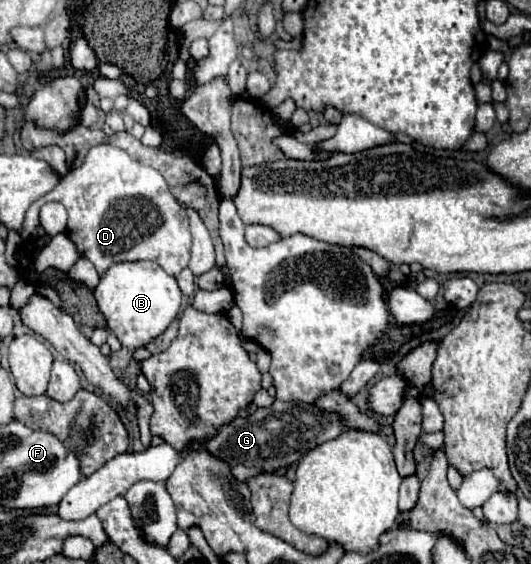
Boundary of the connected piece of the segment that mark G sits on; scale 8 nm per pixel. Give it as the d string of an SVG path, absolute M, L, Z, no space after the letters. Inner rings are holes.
M276 400L270 408L258 408L248 418L236 418L232 424L224 426L206 446L216 458L226 460L232 466L244 464L274 470L284 464L294 464L314 446L336 438L344 430L346 426L336 414L328 414L316 406L306 406L300 402Z

